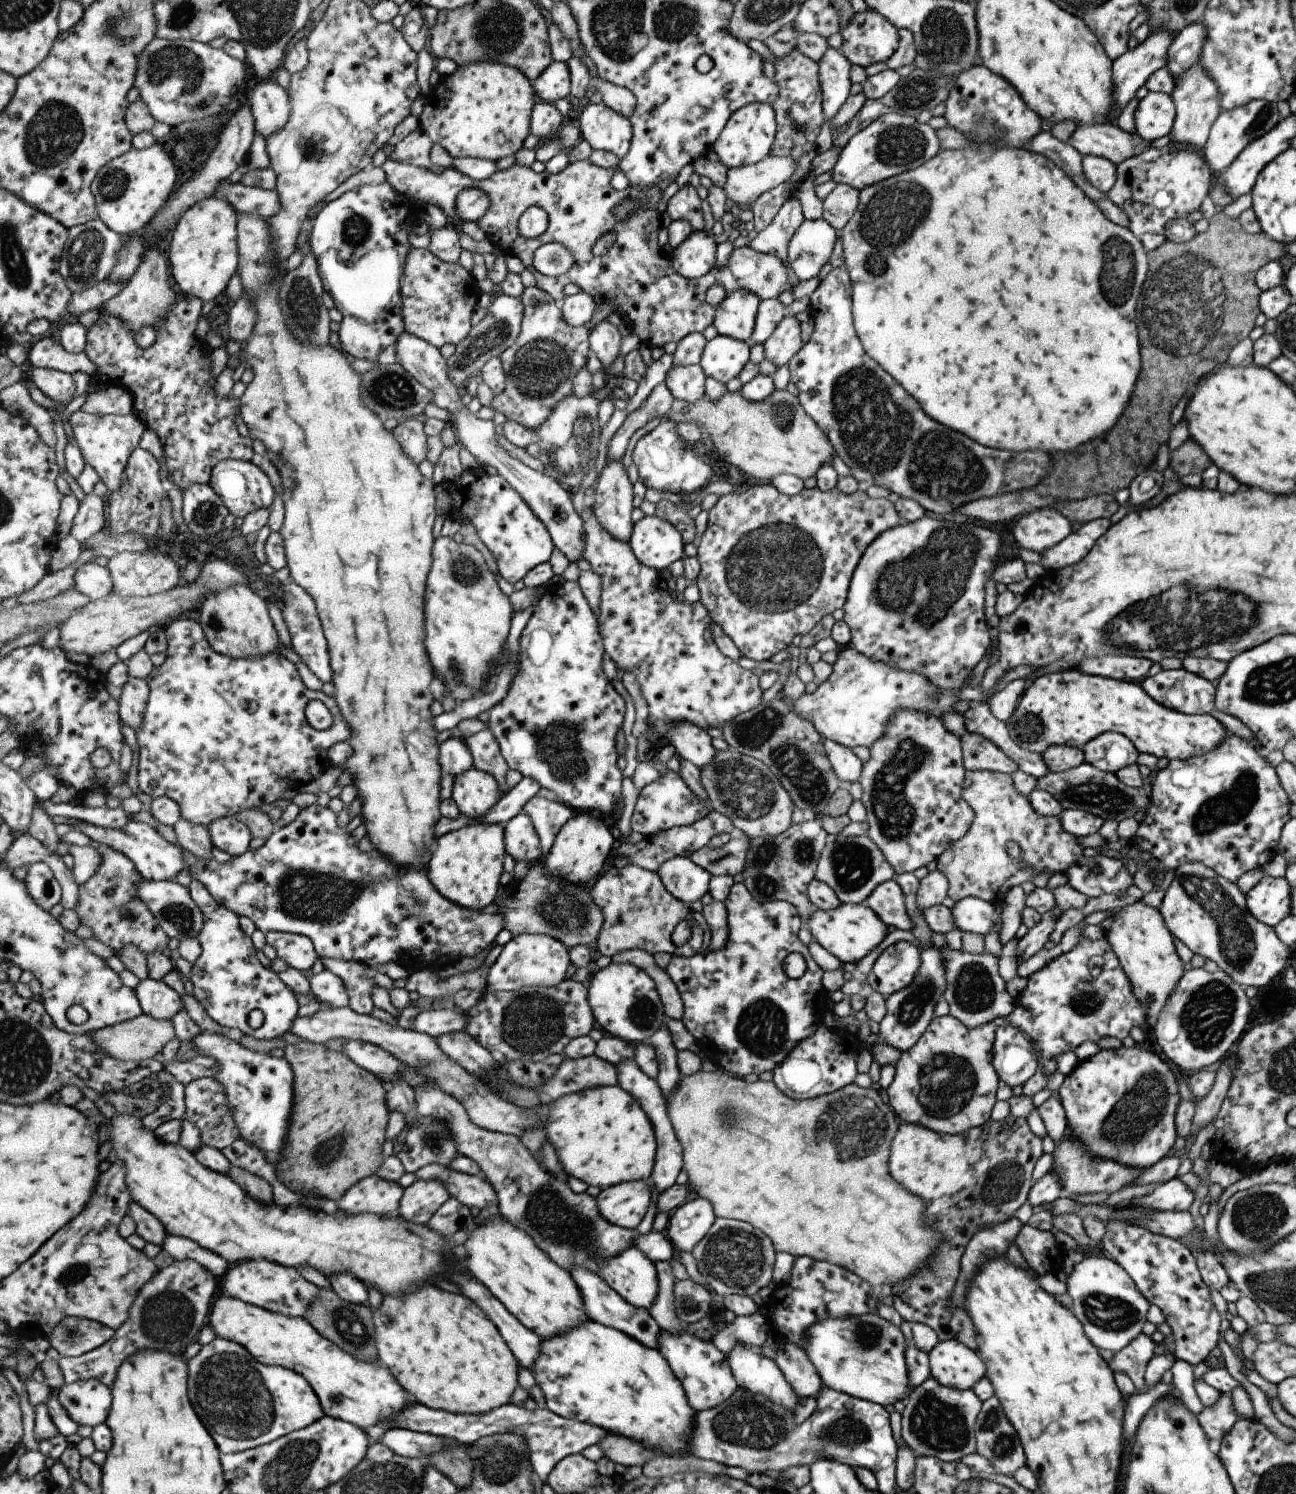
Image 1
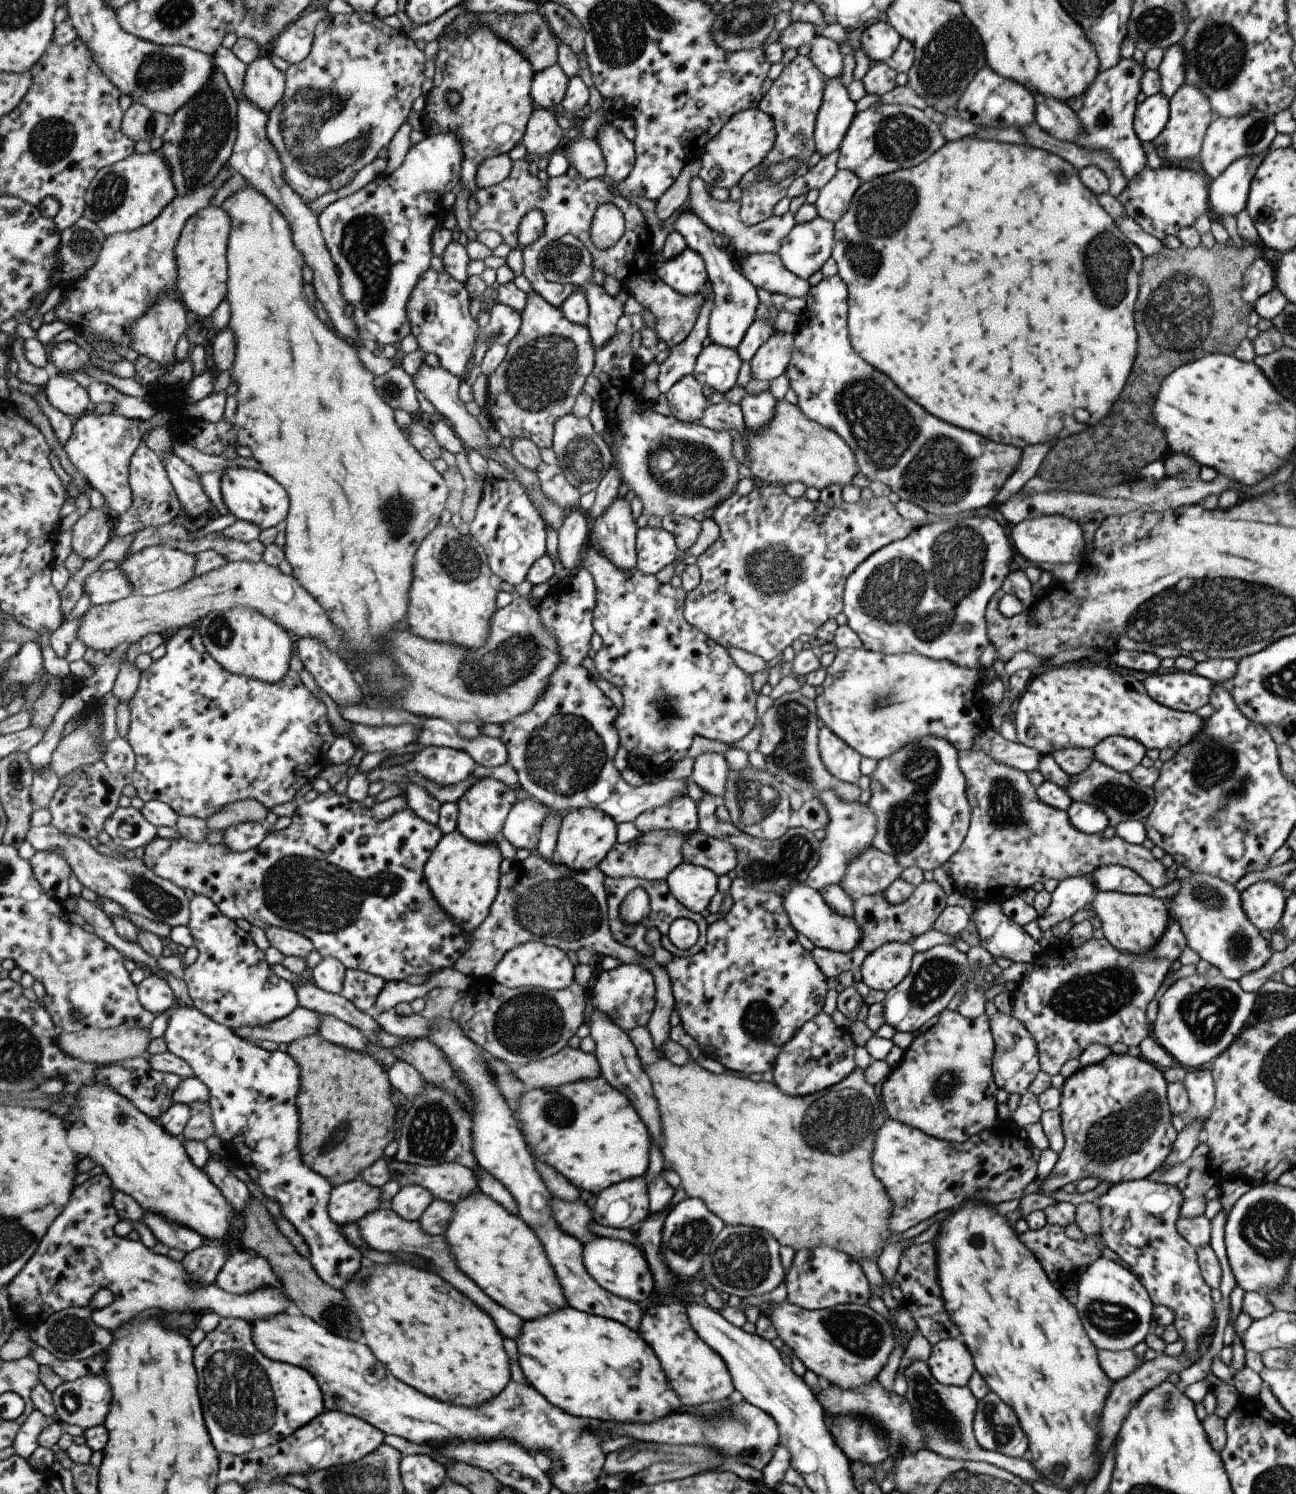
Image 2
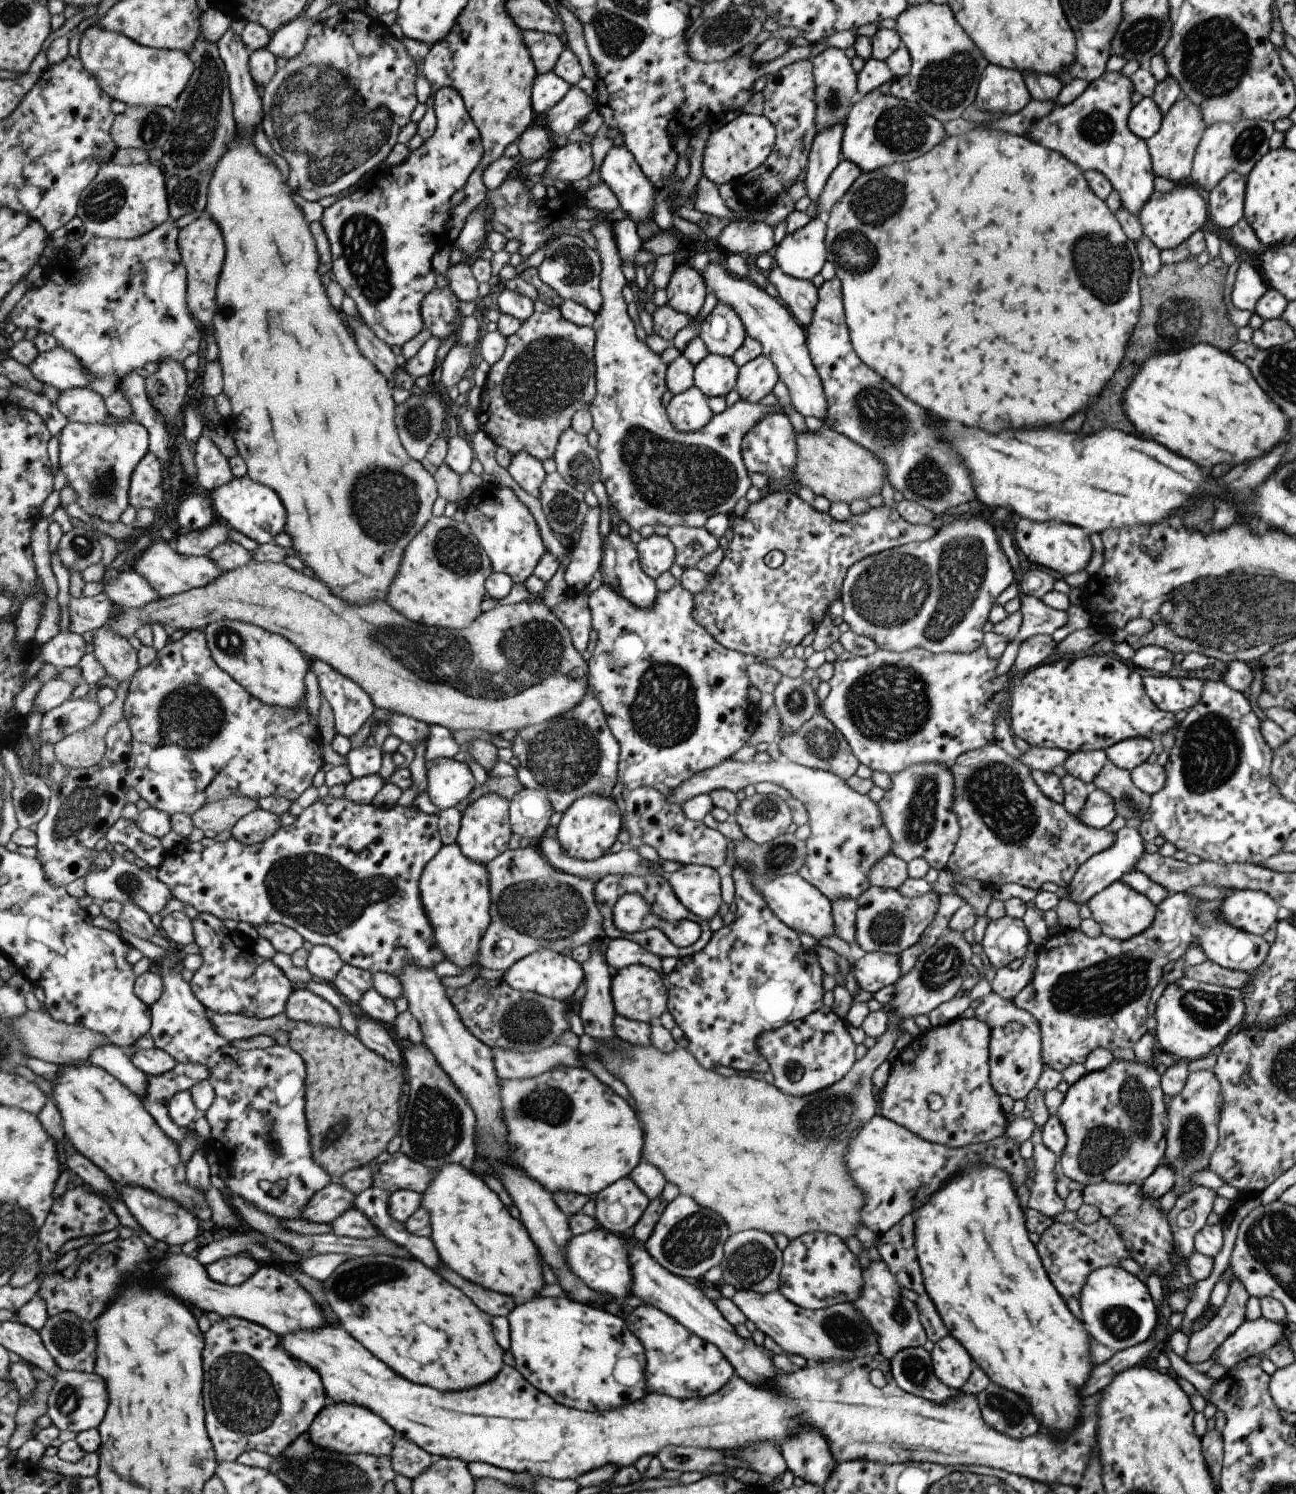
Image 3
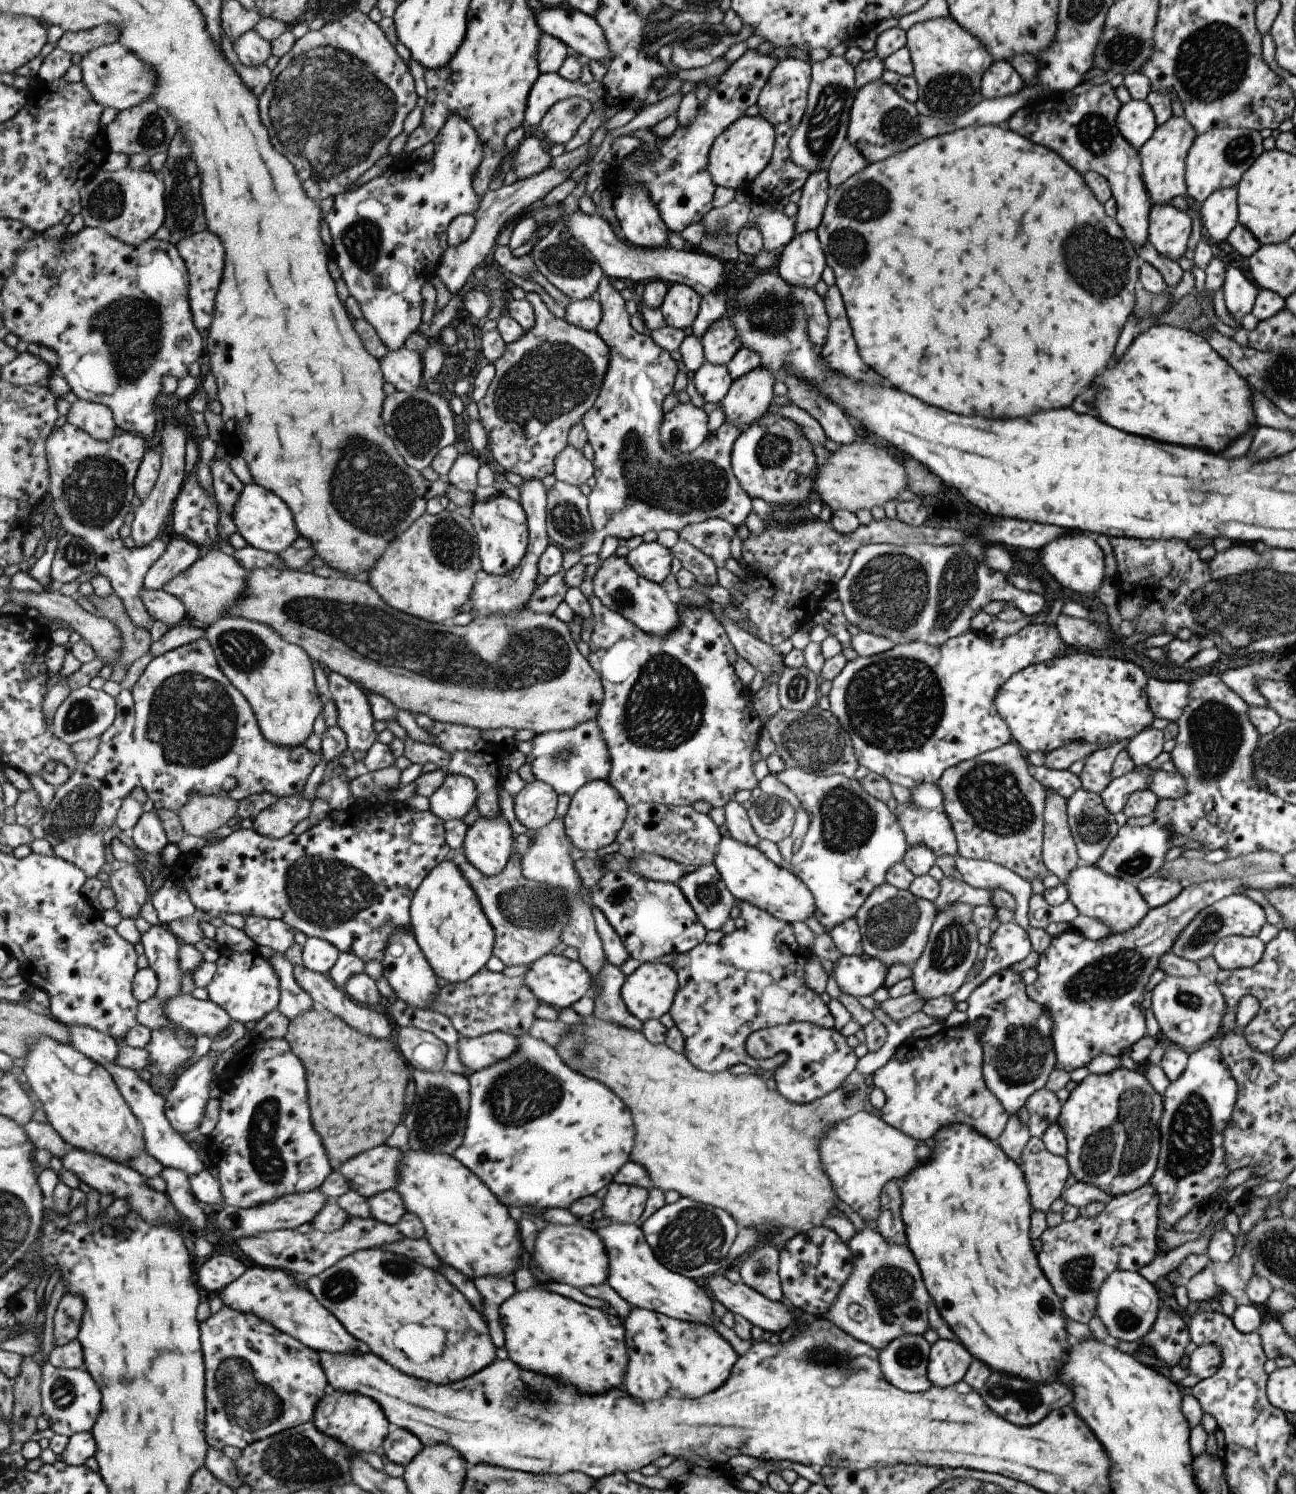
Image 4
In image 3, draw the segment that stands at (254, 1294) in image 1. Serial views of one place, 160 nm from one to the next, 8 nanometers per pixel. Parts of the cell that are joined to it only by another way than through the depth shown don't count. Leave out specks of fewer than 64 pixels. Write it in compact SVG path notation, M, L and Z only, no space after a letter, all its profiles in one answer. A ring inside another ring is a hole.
M241 1253L232 1257L222 1258L207 1267L209 1276L224 1285L239 1285L246 1283L263 1267L253 1255Z

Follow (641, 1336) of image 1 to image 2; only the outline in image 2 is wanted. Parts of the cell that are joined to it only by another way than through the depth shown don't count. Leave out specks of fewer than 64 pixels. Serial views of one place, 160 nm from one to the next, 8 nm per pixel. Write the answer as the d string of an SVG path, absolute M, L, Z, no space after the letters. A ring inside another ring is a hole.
M438 1017L432 1021L434 1024L425 1038L431 1039L441 1048L462 1081L474 1092L476 1114L472 1118L474 1120L472 1132L478 1164L498 1178L516 1198L518 1215L544 1242L549 1260L564 1286L569 1306L617 1321L637 1332L643 1316L641 1308L633 1301L611 1294L592 1277L584 1263L584 1244L577 1237L567 1234L553 1218L551 1210L553 1194L537 1170L534 1156L528 1148L522 1130L518 1127L518 1120L514 1117L507 1099L497 1088L495 1074L491 1072L491 1064L487 1060L489 1054L469 1038L468 1033L455 1019Z

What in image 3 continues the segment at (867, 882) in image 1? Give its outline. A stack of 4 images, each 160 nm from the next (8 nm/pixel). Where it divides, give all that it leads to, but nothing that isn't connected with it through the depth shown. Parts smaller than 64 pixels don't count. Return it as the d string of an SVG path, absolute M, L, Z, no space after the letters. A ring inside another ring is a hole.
M891 852L880 858L868 872L870 884L884 889L896 889L907 877L906 863Z

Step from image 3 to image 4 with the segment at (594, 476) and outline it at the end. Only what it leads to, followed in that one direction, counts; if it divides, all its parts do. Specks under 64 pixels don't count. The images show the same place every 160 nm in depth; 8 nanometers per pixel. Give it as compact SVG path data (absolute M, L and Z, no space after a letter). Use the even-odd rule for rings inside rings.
M575 446L567 448L557 457L554 476L557 481L565 481L575 486L585 484L595 472L593 462Z

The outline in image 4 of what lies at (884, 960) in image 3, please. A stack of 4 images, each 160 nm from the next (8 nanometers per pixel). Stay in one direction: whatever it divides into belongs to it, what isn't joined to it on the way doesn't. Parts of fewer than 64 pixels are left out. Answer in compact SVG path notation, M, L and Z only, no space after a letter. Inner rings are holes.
M861 953L842 956L834 961L832 973L839 991L857 998L883 987L887 969L884 962Z

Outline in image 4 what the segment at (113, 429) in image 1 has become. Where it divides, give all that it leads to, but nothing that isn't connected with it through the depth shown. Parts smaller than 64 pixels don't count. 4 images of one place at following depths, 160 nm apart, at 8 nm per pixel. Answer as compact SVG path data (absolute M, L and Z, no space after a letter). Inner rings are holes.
M66 422L53 431L47 450L52 472L50 494L60 526L67 533L89 541L98 556L97 572L112 582L133 624L146 630L153 628L156 618L143 602L142 588L149 569L162 557L169 542L157 539L146 547L128 549L120 533L127 513L133 512L134 484L147 454L147 439L137 433L120 431L111 440L97 440L85 429Z

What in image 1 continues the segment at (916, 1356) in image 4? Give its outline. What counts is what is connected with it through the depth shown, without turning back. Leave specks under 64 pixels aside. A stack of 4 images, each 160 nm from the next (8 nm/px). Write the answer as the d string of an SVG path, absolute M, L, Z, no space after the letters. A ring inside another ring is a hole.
M929 1376L921 1384L914 1386L914 1390L905 1400L904 1411L900 1414L900 1436L915 1455L933 1457L946 1463L958 1461L962 1456L975 1453L974 1422L981 1403L971 1389L952 1389L939 1384Z

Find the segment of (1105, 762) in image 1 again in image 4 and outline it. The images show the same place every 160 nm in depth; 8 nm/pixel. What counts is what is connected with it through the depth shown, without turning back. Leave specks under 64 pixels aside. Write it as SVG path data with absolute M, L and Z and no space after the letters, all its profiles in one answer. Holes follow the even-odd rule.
M1147 727L1130 738L1124 749L1128 752L1135 768L1149 766L1162 751L1163 734L1161 731Z

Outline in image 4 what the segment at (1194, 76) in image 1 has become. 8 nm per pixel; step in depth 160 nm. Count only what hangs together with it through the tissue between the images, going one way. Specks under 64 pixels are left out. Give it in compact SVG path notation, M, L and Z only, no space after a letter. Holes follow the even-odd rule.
M1171 115L1163 124L1156 126L1153 134L1138 148L1141 178L1152 205L1168 203L1175 196L1186 197L1185 157L1196 136L1184 116Z

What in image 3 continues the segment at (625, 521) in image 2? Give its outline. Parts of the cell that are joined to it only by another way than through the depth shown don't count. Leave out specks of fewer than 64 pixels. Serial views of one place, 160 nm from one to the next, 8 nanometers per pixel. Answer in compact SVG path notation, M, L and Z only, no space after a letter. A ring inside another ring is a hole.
M613 528L604 536L602 556L603 583L631 601L636 607L649 608L655 603L654 579L649 577L637 562L633 543L620 536Z

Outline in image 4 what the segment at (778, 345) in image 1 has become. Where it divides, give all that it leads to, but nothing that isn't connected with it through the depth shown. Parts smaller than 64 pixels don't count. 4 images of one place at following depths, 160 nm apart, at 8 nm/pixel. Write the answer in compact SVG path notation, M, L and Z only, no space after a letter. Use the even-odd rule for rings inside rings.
M757 365L731 381L728 391L720 400L724 421L745 428L761 417L772 403L772 386L778 379L772 370Z

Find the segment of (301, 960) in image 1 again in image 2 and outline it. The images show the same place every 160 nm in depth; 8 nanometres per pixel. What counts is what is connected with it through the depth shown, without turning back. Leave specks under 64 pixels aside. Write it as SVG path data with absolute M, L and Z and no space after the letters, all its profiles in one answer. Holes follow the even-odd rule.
M271 927L265 931L265 934L270 946L277 947L285 956L295 956L305 960L316 948L309 937L289 929Z

